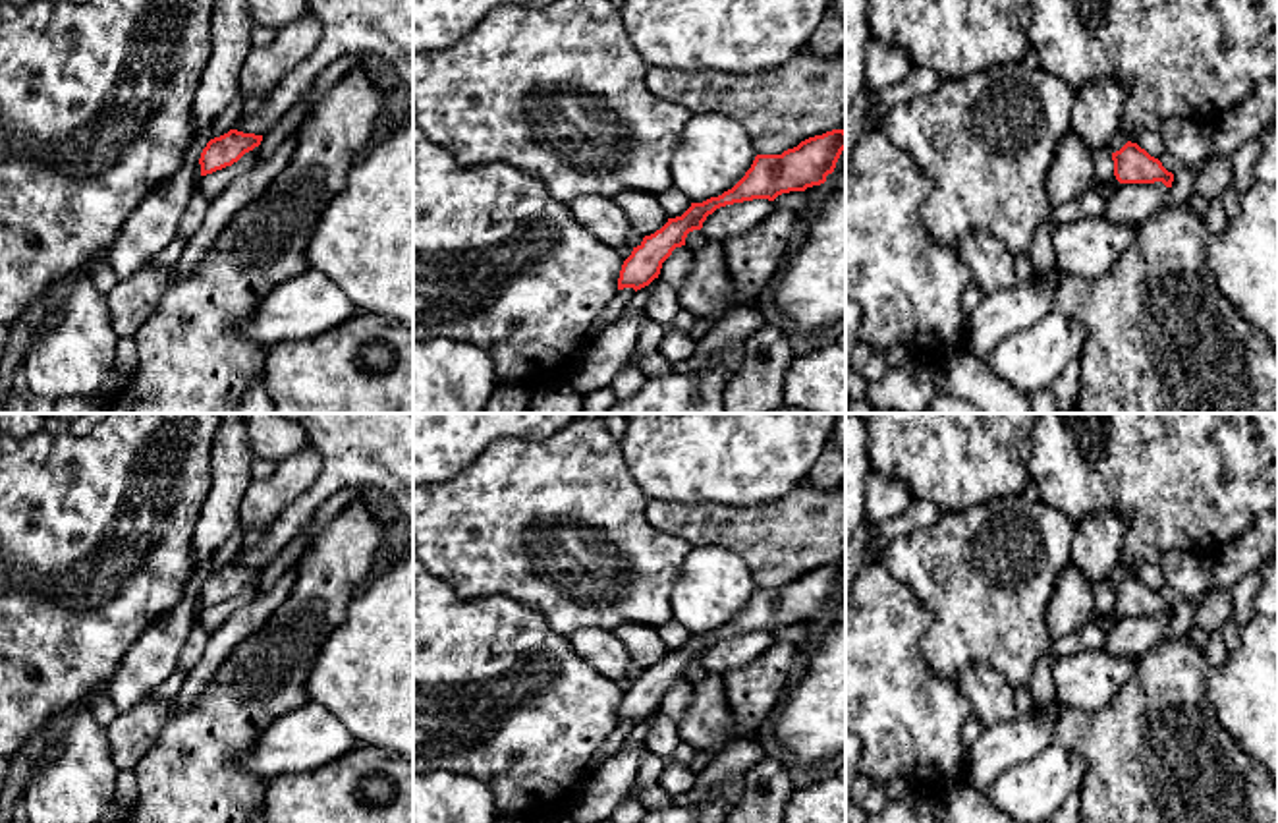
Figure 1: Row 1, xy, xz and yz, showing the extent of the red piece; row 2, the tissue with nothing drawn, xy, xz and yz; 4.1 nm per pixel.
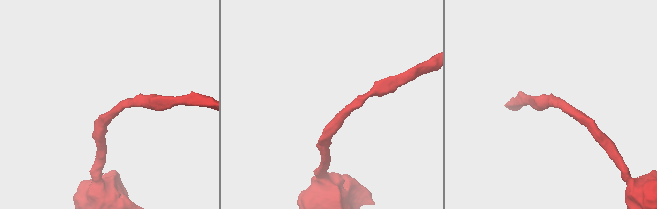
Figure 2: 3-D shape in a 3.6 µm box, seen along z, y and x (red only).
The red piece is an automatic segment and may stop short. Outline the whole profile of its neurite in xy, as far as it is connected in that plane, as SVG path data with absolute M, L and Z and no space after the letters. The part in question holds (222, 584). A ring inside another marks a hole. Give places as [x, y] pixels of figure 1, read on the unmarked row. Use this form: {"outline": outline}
{"outline": "M230 562L228 566L210 572L199 591L201 609L232 599L245 585L259 580L261 574L263 574L263 568L243 566L237 562Z"}

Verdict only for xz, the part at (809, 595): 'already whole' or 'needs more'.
already whole

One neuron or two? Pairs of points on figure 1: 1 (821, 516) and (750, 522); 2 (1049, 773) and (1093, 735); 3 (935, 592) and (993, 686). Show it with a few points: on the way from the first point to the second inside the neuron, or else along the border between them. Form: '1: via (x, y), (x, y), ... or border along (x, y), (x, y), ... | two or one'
1: via (804, 522), (767, 522) | one
2: border along (1053, 742), (1074, 750), (1085, 762), (1082, 791) | two
3: border along (958, 679), (972, 665), (991, 665), (1014, 690) | two

